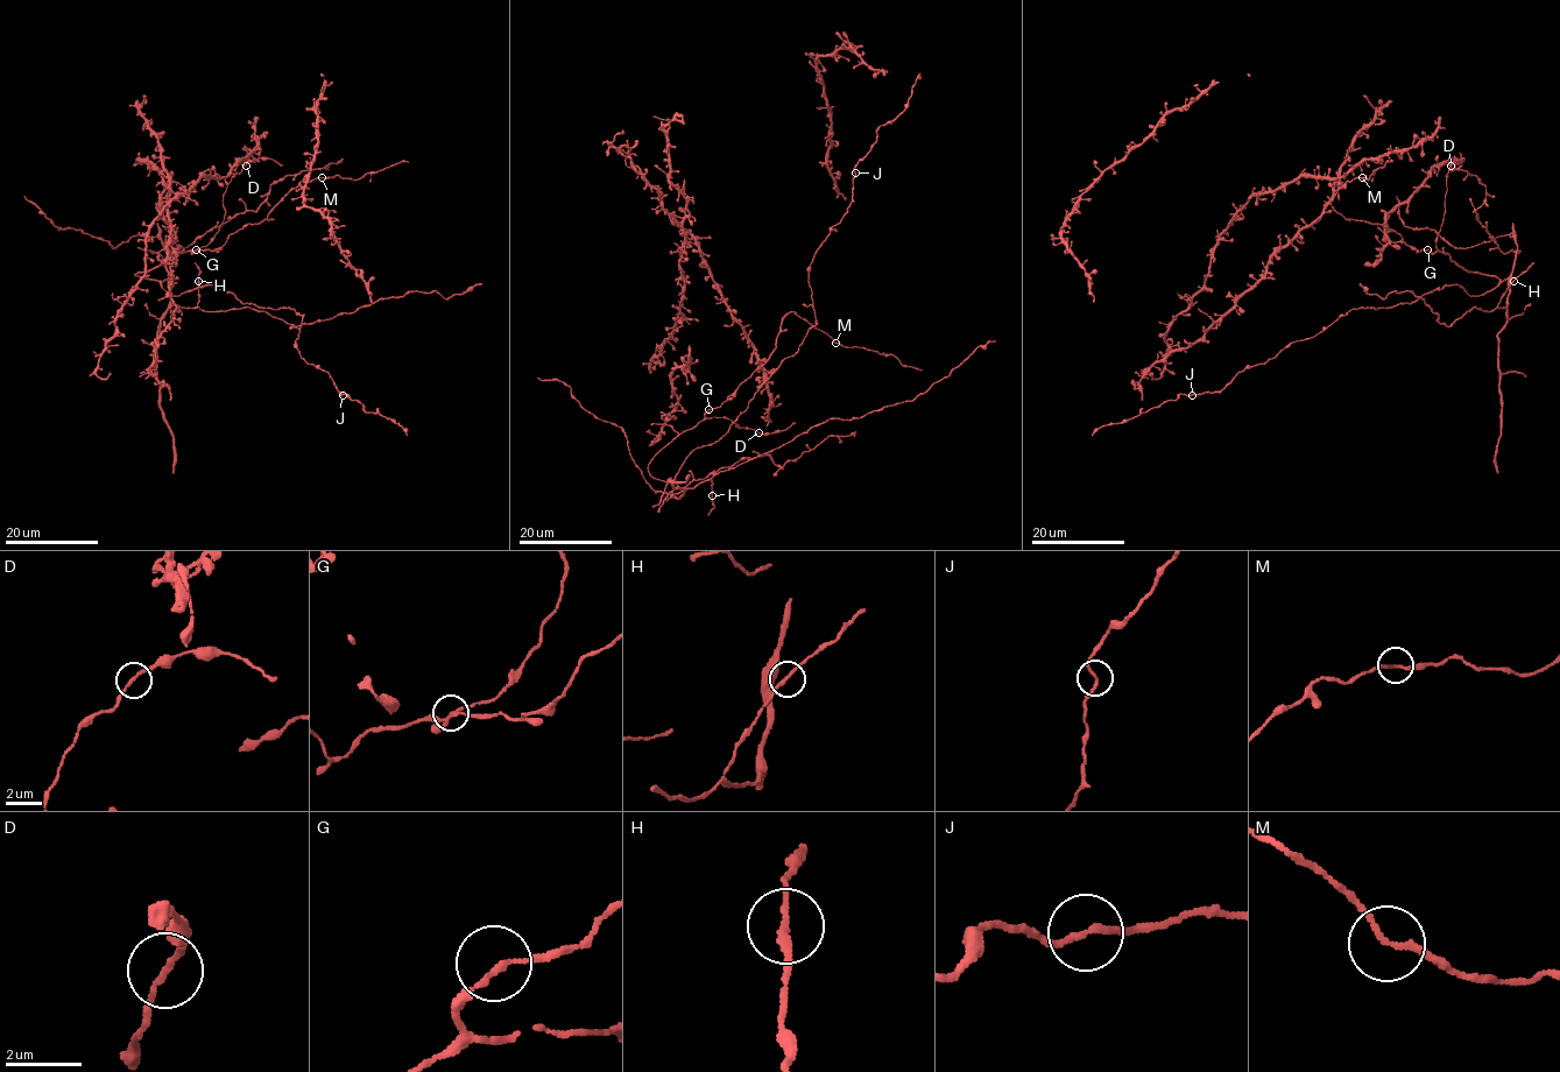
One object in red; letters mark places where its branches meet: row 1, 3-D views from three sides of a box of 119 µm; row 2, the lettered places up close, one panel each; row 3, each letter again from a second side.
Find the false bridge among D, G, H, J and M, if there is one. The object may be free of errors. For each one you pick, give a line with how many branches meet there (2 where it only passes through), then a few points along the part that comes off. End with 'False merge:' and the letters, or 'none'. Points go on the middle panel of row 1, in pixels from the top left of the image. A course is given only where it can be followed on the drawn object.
False merge: none

